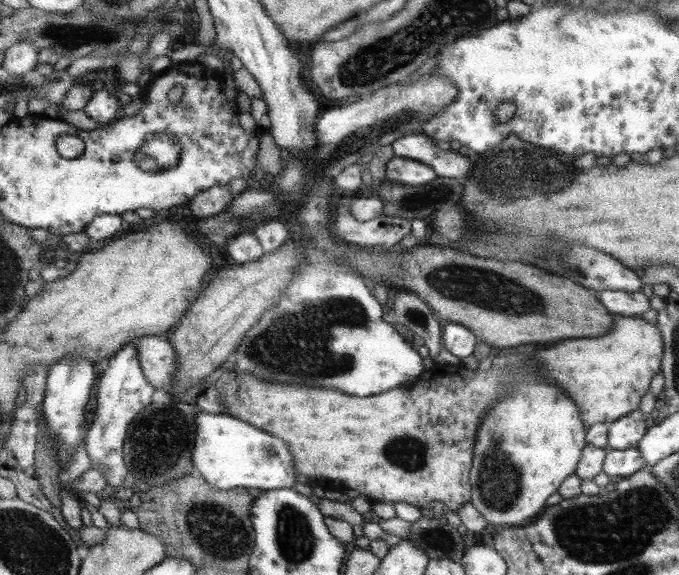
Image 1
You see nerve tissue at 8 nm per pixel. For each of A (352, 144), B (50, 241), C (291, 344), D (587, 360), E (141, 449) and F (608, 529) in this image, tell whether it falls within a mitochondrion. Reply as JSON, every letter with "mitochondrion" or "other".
{"A":"mitochondrion","B":"other","C":"mitochondrion","D":"other","E":"mitochondrion","F":"mitochondrion"}

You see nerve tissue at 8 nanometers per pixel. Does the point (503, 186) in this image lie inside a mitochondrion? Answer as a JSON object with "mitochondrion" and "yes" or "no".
{"mitochondrion":"yes"}

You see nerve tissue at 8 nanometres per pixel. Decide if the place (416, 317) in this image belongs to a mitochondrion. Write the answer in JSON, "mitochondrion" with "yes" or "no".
{"mitochondrion":"yes"}

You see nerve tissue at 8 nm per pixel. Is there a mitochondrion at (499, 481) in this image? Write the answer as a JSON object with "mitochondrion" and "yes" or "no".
{"mitochondrion":"yes"}

